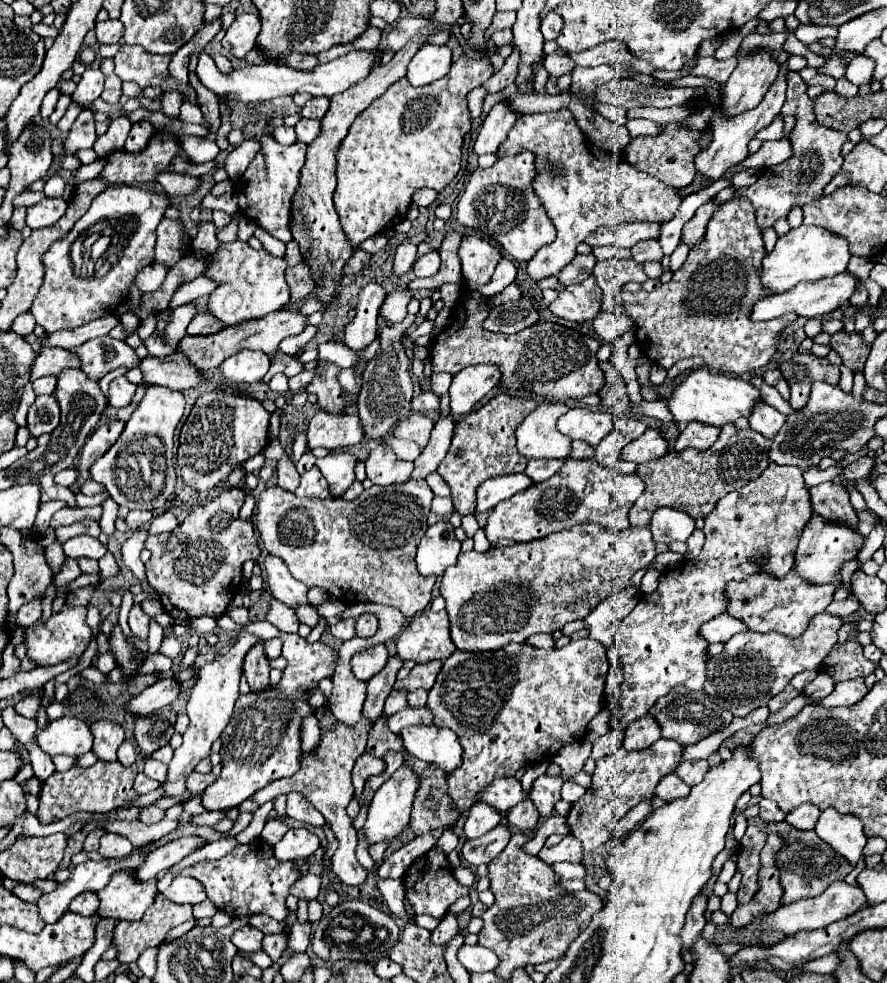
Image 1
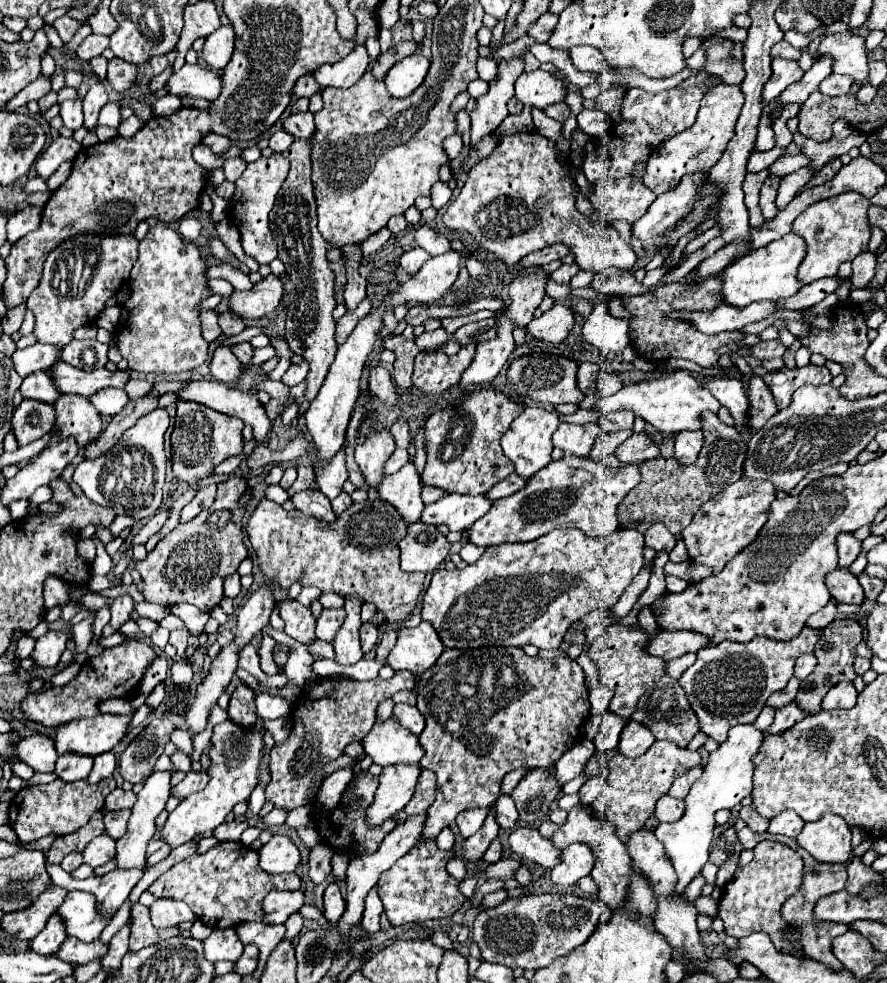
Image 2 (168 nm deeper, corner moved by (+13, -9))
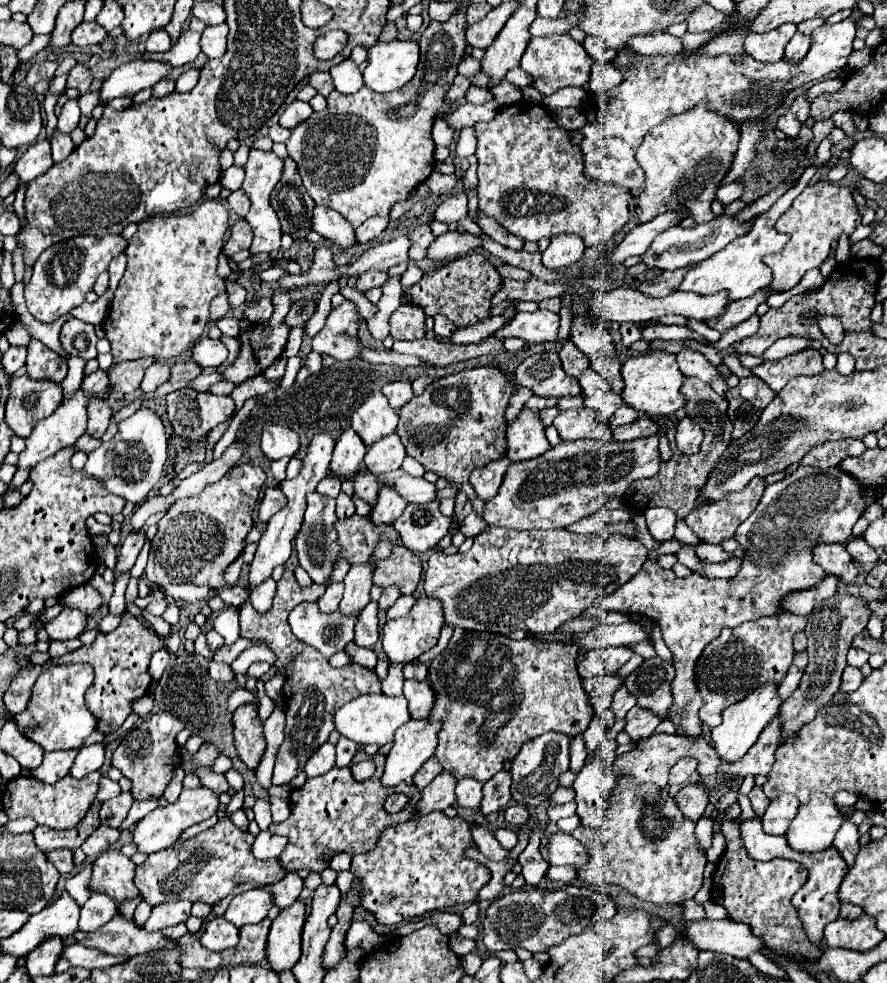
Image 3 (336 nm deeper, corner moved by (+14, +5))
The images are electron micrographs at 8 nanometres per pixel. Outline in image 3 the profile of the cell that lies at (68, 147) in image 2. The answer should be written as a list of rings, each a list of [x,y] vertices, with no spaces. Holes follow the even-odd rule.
[[[42,140],[42,142],[28,146],[28,150],[16,162],[14,172],[20,176],[20,184],[26,184],[26,182],[38,178],[40,174],[44,174],[48,168],[52,168],[52,164],[54,164],[54,160],[50,154],[50,142]]]

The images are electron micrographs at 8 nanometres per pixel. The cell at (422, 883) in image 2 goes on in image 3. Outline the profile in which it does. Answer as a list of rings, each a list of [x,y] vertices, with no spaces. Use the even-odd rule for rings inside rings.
[[[430,812],[428,816],[422,816],[414,822],[404,822],[388,828],[372,852],[352,858],[350,872],[362,878],[362,906],[370,910],[380,924],[398,926],[412,918],[422,918],[426,912],[476,900],[478,890],[490,880],[490,870],[476,860],[464,858],[464,850],[470,844],[470,826],[462,818],[448,818],[442,812]]]

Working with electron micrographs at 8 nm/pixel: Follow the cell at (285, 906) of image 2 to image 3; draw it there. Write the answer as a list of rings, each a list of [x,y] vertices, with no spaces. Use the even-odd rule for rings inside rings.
[[[252,888],[248,892],[234,896],[224,918],[238,928],[244,924],[258,924],[260,920],[266,918],[266,914],[272,906],[274,906],[274,898],[268,890]]]

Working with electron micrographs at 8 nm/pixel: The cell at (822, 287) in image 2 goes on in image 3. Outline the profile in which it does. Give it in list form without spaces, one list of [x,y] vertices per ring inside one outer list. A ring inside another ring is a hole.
[[[762,288],[760,292],[756,292],[756,294],[750,296],[750,298],[734,300],[734,302],[732,302],[732,308],[728,308],[728,312],[724,312],[724,316],[720,316],[720,320],[706,320],[706,324],[712,326],[712,328],[716,328],[718,332],[724,332],[724,330],[728,330],[728,328],[744,322],[746,318],[750,318],[750,316],[756,312],[758,304],[766,302],[766,300],[770,298],[770,294],[774,294],[774,292]]]

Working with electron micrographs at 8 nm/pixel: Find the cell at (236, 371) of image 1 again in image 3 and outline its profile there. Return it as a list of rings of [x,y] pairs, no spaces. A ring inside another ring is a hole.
[[[202,338],[196,348],[192,350],[192,358],[200,366],[220,366],[228,356],[226,346],[220,340]]]

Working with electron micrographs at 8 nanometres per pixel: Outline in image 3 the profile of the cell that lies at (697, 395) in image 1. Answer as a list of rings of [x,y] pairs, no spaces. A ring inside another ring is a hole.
[[[654,350],[648,354],[628,358],[622,364],[622,378],[626,384],[622,390],[622,400],[642,414],[670,416],[676,410],[684,408],[684,394],[680,392],[680,386],[684,384],[684,374],[676,364],[676,356],[670,352]]]

